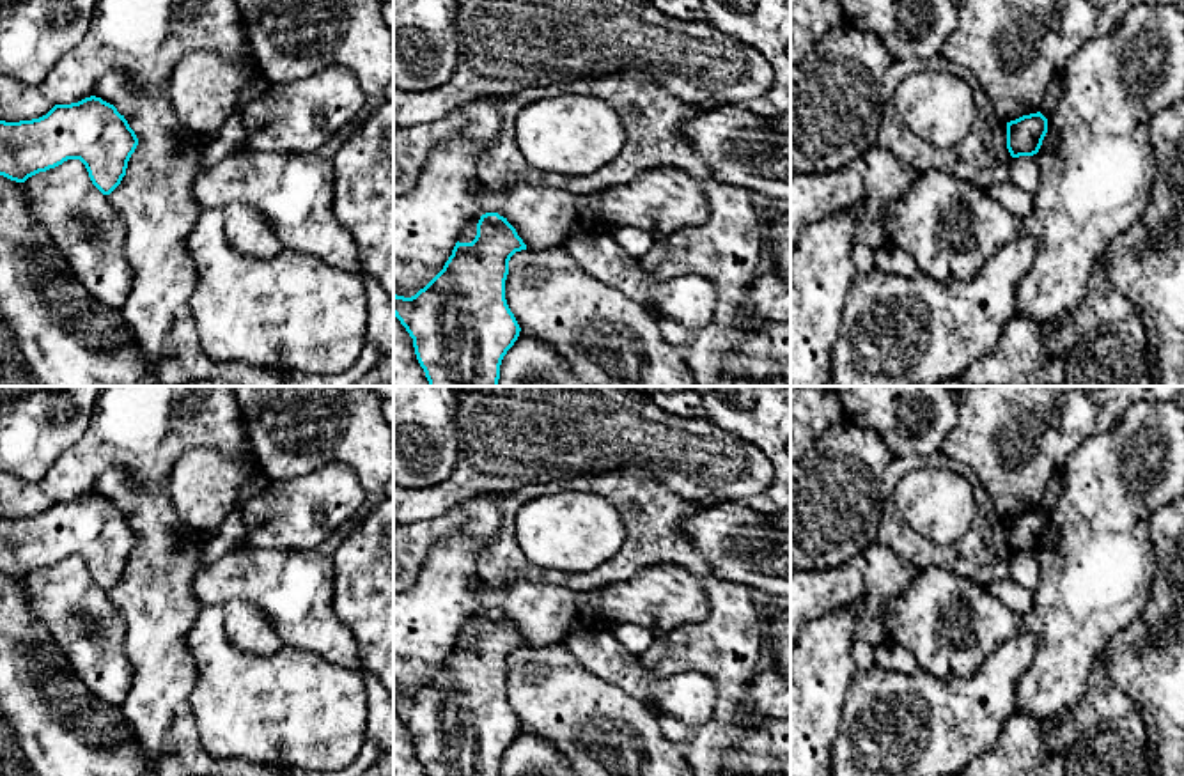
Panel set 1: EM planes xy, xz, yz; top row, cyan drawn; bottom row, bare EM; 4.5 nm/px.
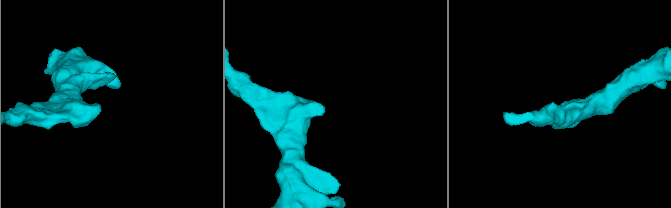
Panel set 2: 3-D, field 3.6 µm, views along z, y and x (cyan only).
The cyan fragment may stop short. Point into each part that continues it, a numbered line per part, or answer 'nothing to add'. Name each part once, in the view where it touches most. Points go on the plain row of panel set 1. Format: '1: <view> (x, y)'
nothing to add

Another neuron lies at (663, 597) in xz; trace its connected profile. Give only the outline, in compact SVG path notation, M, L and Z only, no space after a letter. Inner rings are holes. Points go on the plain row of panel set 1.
M661 563L604 588L576 592L565 586L521 579L493 588L475 585L477 609L466 617L459 640L471 640L486 609L503 613L530 647L557 647L576 632L613 632L636 624L656 638L681 625L704 622L711 601L702 583L684 567Z

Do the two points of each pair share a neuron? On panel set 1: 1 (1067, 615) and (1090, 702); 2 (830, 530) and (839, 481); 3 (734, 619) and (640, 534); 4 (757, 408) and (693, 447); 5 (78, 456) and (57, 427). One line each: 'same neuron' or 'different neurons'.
1: different neurons
2: same neuron
3: same neuron
4: different neurons
5: different neurons

